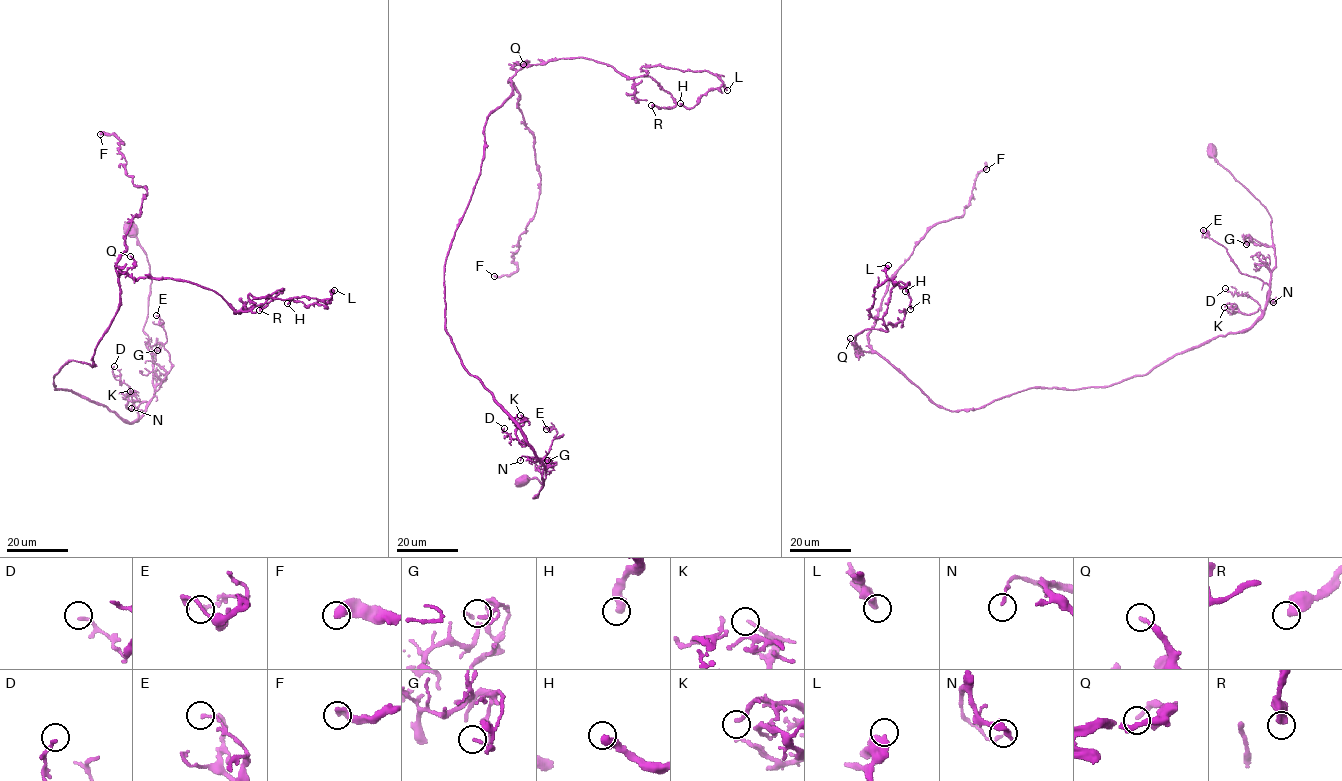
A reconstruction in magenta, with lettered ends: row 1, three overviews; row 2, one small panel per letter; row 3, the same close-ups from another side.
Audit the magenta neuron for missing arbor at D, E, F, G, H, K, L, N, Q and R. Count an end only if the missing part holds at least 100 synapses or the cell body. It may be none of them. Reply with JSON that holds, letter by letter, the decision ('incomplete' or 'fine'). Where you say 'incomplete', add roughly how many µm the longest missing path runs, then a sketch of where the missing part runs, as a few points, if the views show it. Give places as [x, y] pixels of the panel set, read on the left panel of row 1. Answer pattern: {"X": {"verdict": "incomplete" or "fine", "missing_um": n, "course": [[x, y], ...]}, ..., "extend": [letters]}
{"D": {"verdict": "fine"}, "E": {"verdict": "fine"}, "F": {"verdict": "fine"}, "G": {"verdict": "fine"}, "H": {"verdict": "fine"}, "K": {"verdict": "fine"}, "L": {"verdict": "fine"}, "N": {"verdict": "fine"}, "Q": {"verdict": "fine"}, "R": {"verdict": "fine"}, "extend": []}

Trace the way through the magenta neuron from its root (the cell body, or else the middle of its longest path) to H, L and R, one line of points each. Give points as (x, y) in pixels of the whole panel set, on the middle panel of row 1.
H: (522, 482), (538, 496), (542, 461), (445, 328), (486, 116), (519, 70), (561, 58), (721, 81), (680, 103)
L: (522, 482), (538, 496), (542, 461), (445, 328), (486, 116), (519, 70), (561, 58), (727, 90)
R: (522, 482), (538, 496), (542, 461), (445, 328), (486, 116), (561, 58), (652, 76), (675, 105), (651, 105)

